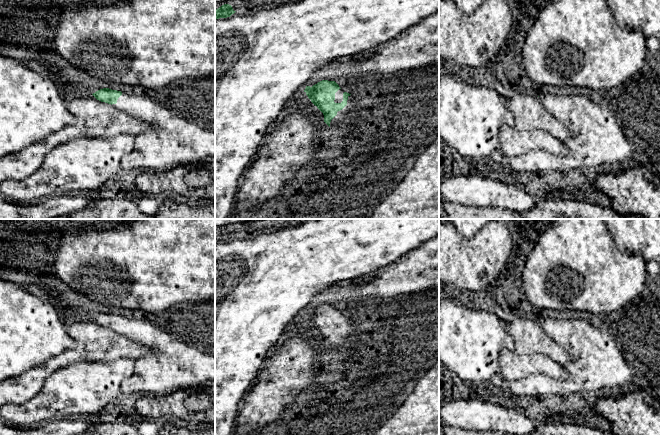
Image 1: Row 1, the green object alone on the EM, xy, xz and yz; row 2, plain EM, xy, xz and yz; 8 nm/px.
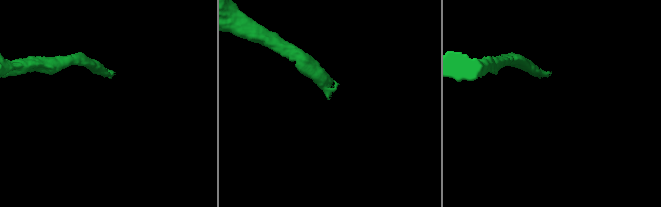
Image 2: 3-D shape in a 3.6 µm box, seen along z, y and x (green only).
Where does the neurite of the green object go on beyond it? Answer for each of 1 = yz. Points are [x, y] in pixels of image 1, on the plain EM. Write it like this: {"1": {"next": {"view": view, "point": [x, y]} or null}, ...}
{"1": {"next": null}}

